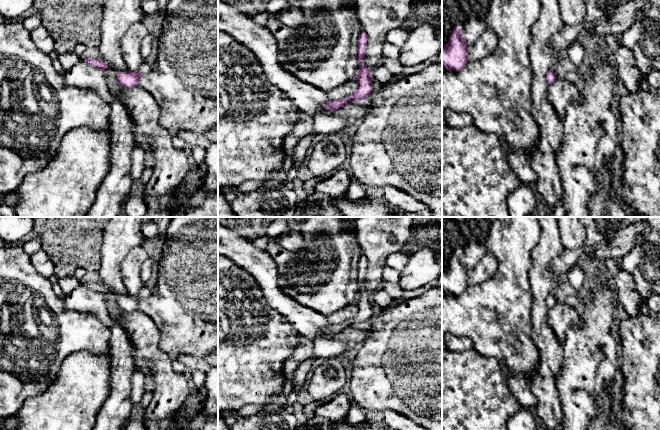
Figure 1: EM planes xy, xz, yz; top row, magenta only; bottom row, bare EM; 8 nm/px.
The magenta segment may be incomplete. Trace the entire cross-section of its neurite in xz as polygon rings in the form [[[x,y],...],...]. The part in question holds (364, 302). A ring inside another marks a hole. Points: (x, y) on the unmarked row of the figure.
[[[362,255],[358,261],[358,283],[359,283],[359,294],[356,300],[358,306],[358,313],[349,321],[343,322],[341,324],[330,324],[324,329],[325,334],[337,335],[345,328],[349,326],[359,326],[365,324],[372,317],[372,298],[364,290],[362,283],[366,279],[366,269],[368,265],[368,260],[365,255]]]

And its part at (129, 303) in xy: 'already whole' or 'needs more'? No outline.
already whole

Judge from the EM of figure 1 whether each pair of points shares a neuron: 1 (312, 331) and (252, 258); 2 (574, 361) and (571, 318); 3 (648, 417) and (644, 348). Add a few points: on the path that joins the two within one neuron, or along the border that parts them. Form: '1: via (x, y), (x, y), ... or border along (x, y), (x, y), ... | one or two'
1: via (294, 313), (270, 289), (267, 276) | one
2: border along (581, 319), (567, 331), (562, 344) | two
3: via (648, 400), (648, 365) | one

